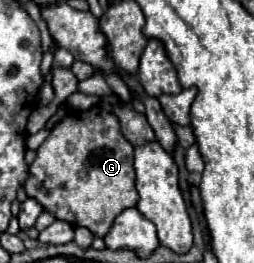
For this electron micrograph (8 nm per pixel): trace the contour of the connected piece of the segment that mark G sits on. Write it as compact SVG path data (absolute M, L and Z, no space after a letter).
M92 106L86 112L66 114L48 138L36 150L36 160L30 164L26 178L26 194L36 198L44 210L52 212L58 220L70 222L74 226L86 226L94 236L104 236L112 226L114 218L138 202L138 190L134 184L134 146L124 138L120 130L120 120L116 114L102 106Z

